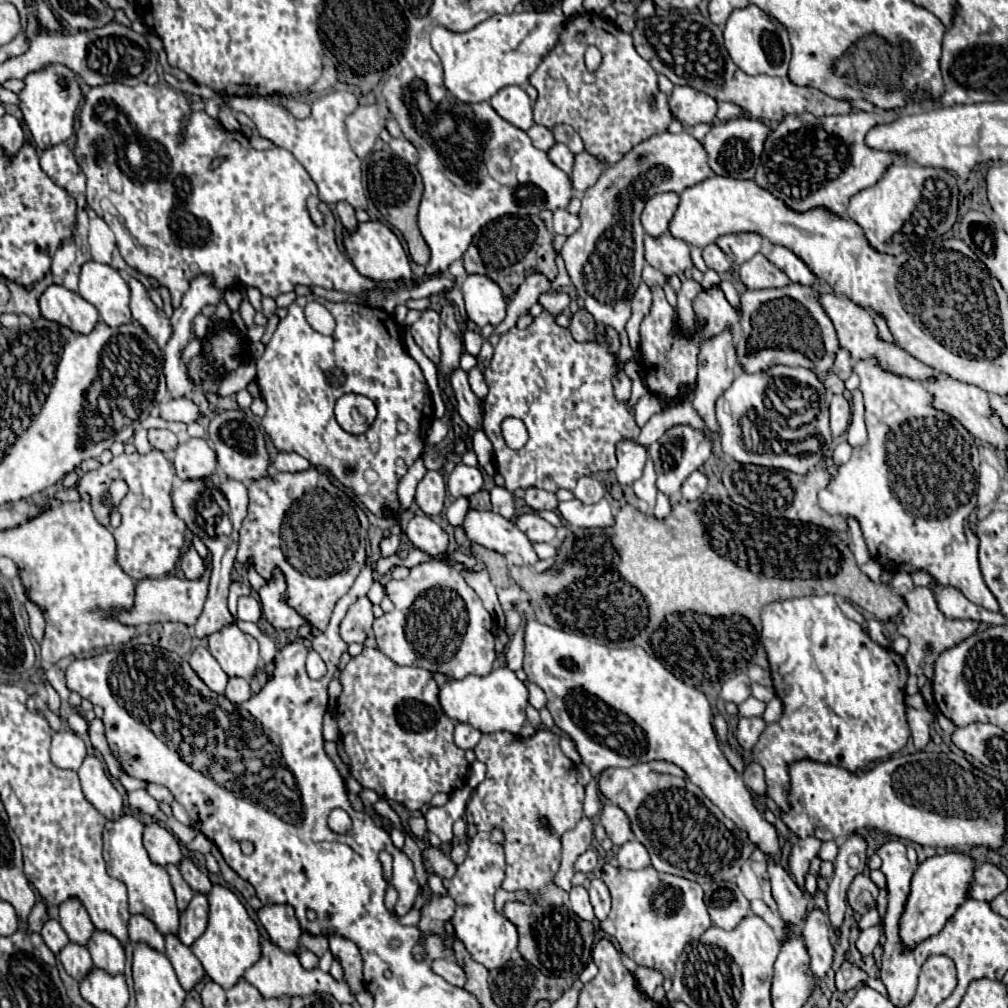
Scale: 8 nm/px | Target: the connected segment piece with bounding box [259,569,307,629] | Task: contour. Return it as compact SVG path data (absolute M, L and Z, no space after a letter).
M279 569L273 573L273 579L259 589L259 595L263 603L263 615L275 629L297 629L307 623L295 609L287 605L285 579Z

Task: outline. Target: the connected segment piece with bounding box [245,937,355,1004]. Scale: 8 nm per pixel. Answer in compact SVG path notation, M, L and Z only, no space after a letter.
M261 937L261 957L259 957L259 963L255 963L255 967L249 967L245 971L245 979L255 985L263 997L279 997L279 995L305 995L311 994L328 994L336 997L336 1000L340 1004L352 1004L355 1001L355 995L351 993L349 985L345 979L341 981L335 981L329 973L321 971L321 969L303 969L297 955L289 955L289 953L283 953L277 945L273 945L269 939Z

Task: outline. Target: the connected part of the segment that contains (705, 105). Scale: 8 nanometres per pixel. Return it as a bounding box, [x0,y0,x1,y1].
[669,87,717,125]

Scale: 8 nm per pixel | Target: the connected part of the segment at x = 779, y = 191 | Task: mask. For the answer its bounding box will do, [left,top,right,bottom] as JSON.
[755,111,899,217]

